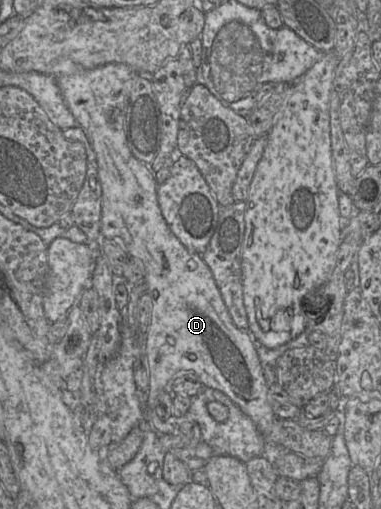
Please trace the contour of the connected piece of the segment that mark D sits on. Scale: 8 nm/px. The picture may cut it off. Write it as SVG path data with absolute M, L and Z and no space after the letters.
M114 62L114 63L108 63L96 67L94 69L84 69L82 67L79 67L78 70L73 74L67 74L67 75L56 74L53 76L55 76L56 78L57 85L60 89L60 92L62 94L62 97L67 107L73 114L78 125L82 127L83 130L85 131L92 145L92 148L96 154L96 160L98 166L97 172L102 188L102 212L101 212L101 228L100 228L101 235L102 237L113 238L118 240L122 244L122 246L124 247L124 249L126 250L126 252L130 257L135 257L140 259L144 265L144 270L145 270L144 281L146 283L146 292L150 295L152 299L152 312L150 317L150 324L146 332L146 355L147 355L147 362L149 367L149 386L147 391L143 392L141 395L141 406L144 408L144 412L146 408L154 408L155 402L159 394L163 390L168 388L168 383L171 381L171 379L174 376L180 374L181 372L193 372L199 377L204 387L221 391L222 393L227 395L241 409L241 411L244 414L250 417L250 419L256 425L258 431L262 434L266 444L280 445L280 444L275 444L272 441L273 424L275 422L275 419L278 417L274 414L268 402L269 386L265 381L262 366L257 354L255 340L253 339L249 331L242 330L234 324L232 318L229 315L227 307L222 299L219 288L217 287L216 282L213 278L212 272L210 271L209 267L202 259L202 256L198 253L188 251L186 247L183 246L183 244L179 241L179 239L172 233L172 231L168 227L166 221L164 220L161 214L161 210L158 205L158 198L157 198L158 184L155 181L154 172L151 170L149 165L144 164L140 162L138 159L136 159L128 147L127 138L125 134L125 115L126 115L126 108L129 101L129 94L132 87L132 81L137 74L138 73L128 65Z

